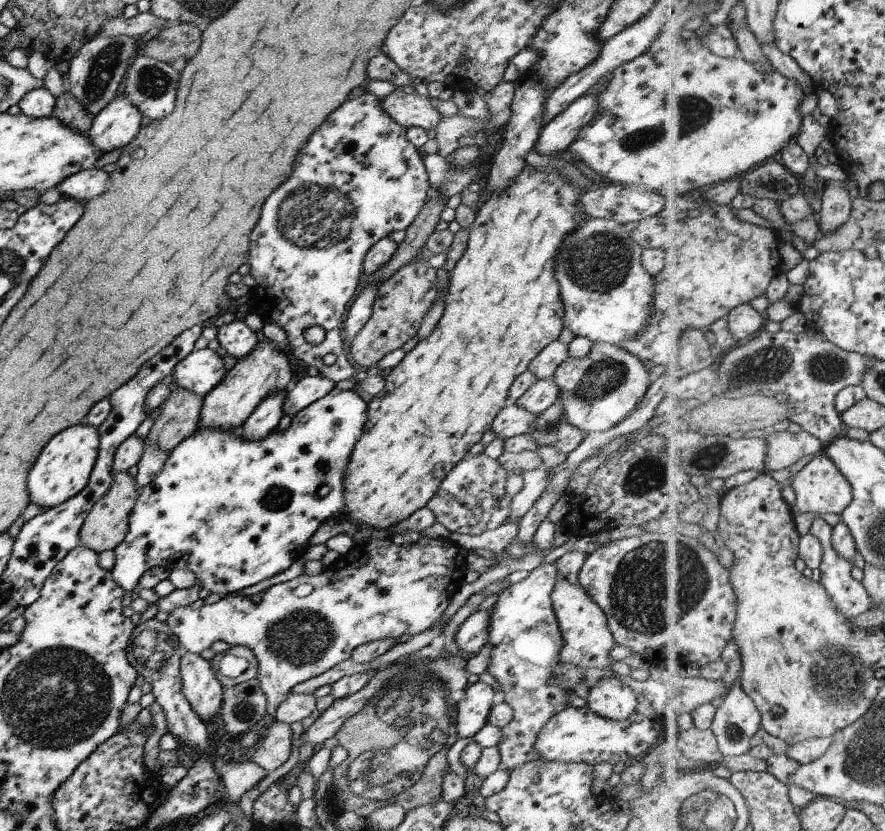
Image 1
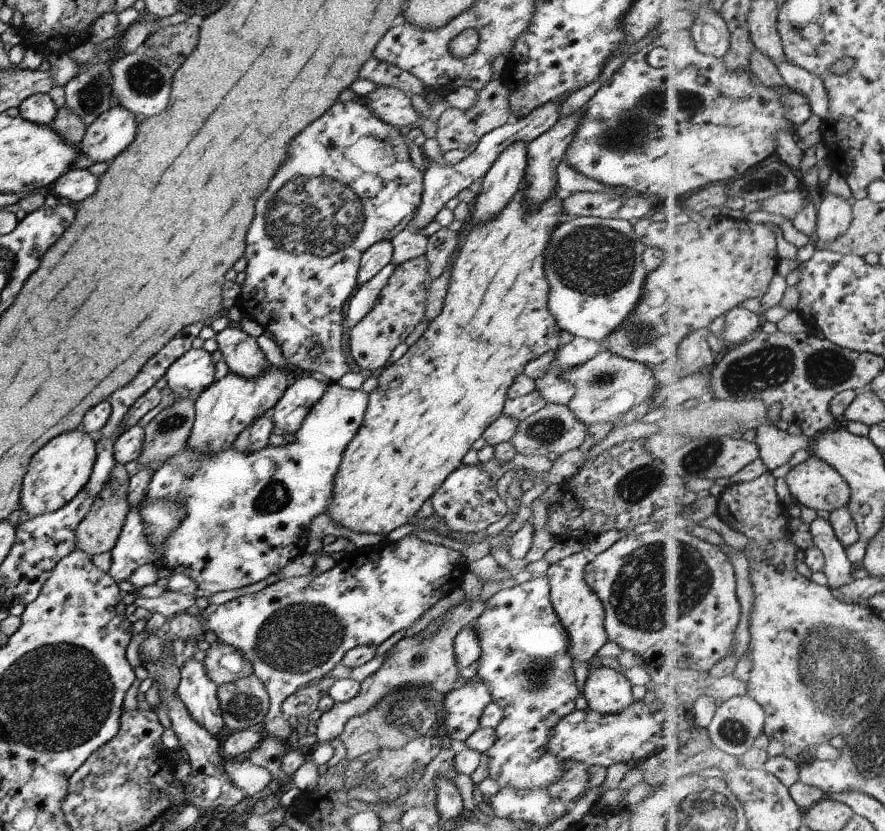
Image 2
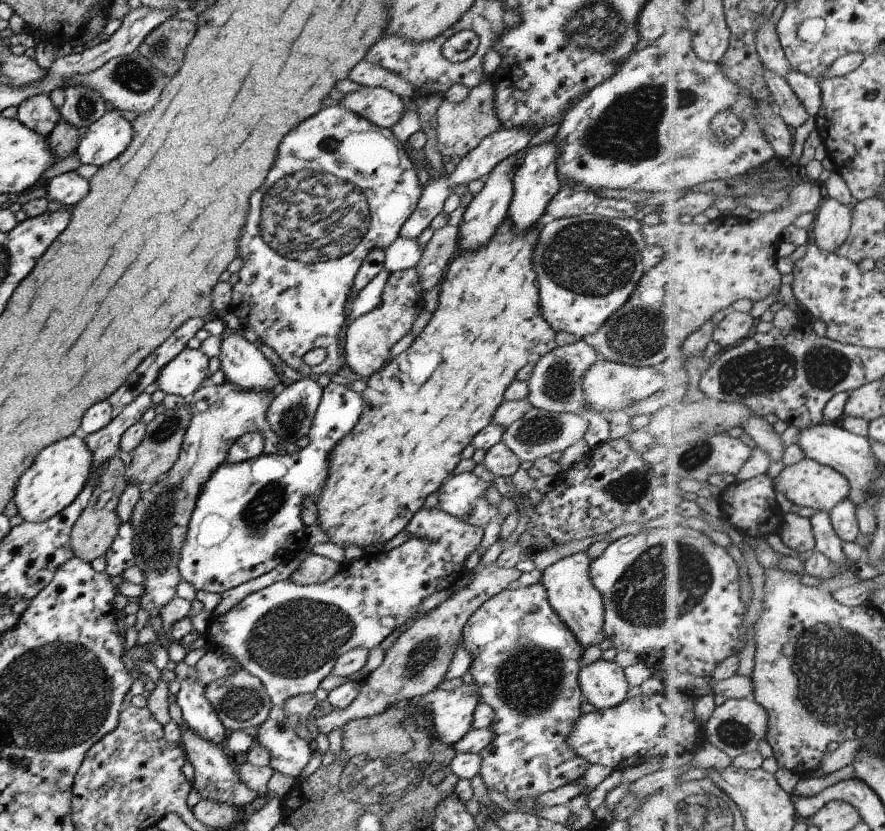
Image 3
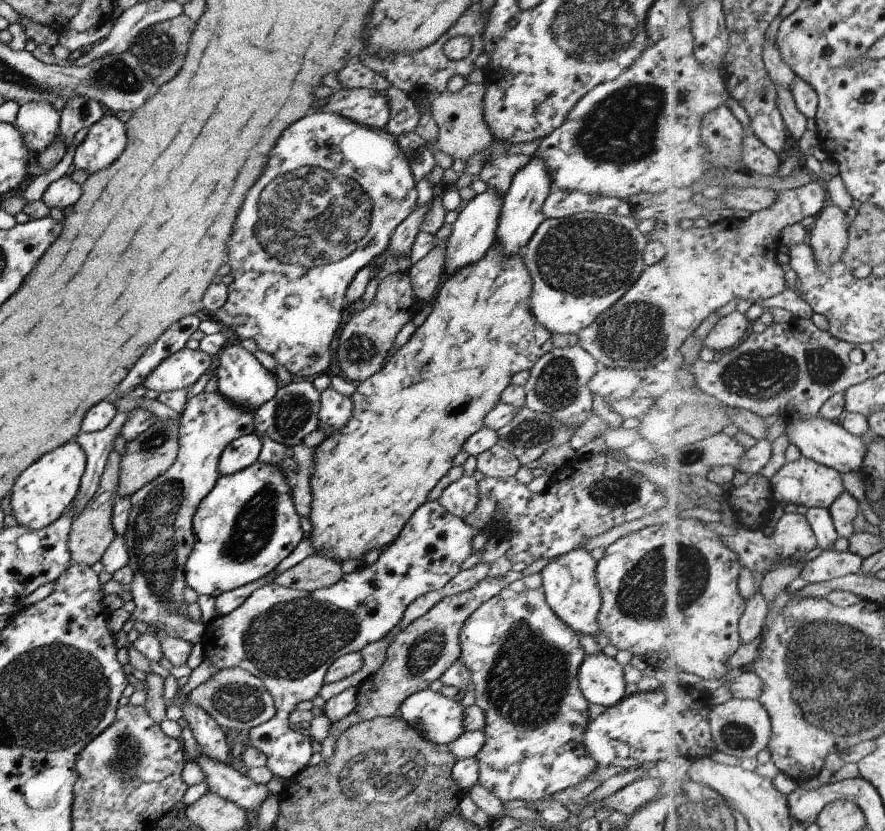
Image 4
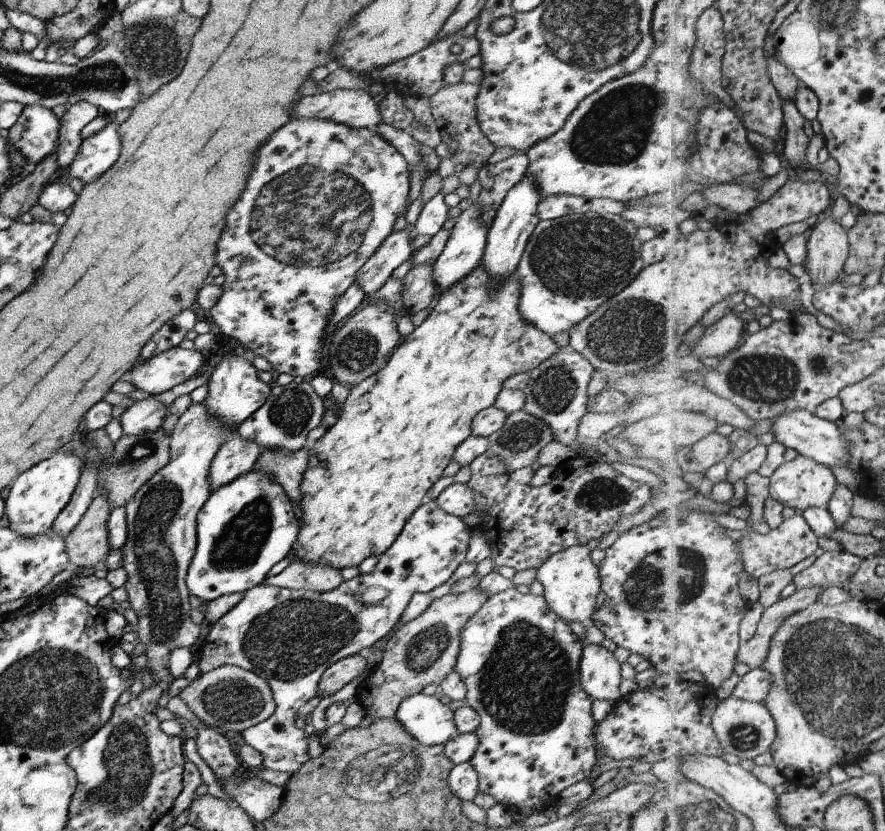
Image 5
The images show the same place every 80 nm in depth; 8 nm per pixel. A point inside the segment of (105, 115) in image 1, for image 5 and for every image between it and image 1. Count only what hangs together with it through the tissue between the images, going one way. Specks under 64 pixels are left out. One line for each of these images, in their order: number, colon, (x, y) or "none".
2: (110, 133)
3: (106, 138)
4: (104, 141)
5: (95, 154)

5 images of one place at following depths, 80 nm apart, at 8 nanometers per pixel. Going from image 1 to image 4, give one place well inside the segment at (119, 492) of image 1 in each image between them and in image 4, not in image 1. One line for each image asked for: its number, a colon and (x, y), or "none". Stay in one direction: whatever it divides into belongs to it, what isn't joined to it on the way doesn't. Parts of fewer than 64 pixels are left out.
2: (97, 533)
3: (93, 531)
4: (90, 533)

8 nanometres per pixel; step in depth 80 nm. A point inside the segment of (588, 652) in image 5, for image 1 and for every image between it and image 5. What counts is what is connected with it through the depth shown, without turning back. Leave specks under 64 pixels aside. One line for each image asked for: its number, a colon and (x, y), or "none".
1: (609, 699)
2: (606, 691)
3: (602, 684)
4: (599, 677)

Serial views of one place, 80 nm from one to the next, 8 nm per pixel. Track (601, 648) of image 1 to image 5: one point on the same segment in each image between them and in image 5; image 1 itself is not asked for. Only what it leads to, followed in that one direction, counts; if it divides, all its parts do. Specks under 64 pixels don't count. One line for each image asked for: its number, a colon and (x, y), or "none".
2: (578, 610)
3: (576, 603)
4: (569, 586)
5: (571, 585)

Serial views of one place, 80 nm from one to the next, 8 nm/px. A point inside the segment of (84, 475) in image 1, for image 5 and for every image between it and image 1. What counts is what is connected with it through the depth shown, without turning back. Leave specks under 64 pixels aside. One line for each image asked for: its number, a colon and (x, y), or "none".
2: (61, 468)
3: (59, 472)
4: (44, 490)
5: (36, 497)

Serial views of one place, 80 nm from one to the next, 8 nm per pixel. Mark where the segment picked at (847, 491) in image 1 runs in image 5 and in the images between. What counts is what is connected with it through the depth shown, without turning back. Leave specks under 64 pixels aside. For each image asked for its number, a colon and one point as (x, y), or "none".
2: (815, 484)
3: (810, 484)
4: (804, 482)
5: (802, 483)

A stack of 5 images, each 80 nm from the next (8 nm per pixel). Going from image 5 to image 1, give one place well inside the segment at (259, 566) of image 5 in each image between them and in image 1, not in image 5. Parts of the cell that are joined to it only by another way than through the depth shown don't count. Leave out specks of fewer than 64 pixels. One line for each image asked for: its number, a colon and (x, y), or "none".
1: (234, 512)
2: (245, 514)
3: (246, 520)
4: (245, 525)

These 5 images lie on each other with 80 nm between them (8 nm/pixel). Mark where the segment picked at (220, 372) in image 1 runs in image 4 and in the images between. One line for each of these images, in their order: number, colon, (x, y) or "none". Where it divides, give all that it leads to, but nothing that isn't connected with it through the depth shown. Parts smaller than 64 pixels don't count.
2: (189, 375)
3: (183, 373)
4: (180, 370)

